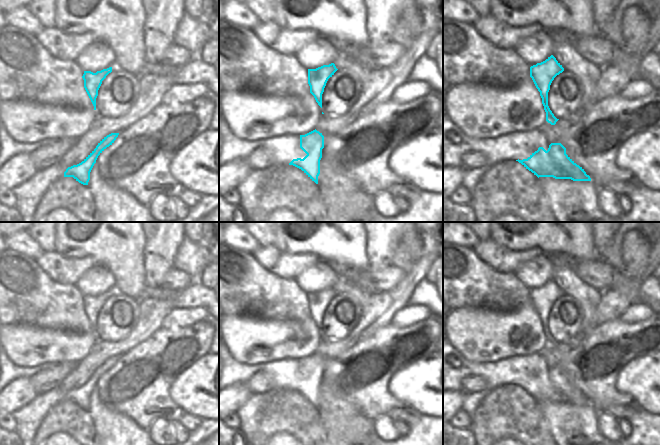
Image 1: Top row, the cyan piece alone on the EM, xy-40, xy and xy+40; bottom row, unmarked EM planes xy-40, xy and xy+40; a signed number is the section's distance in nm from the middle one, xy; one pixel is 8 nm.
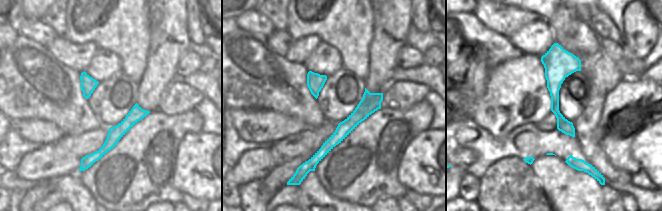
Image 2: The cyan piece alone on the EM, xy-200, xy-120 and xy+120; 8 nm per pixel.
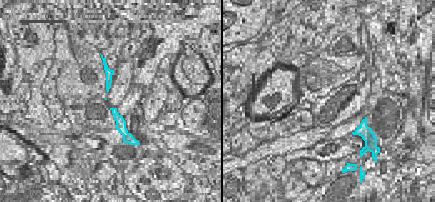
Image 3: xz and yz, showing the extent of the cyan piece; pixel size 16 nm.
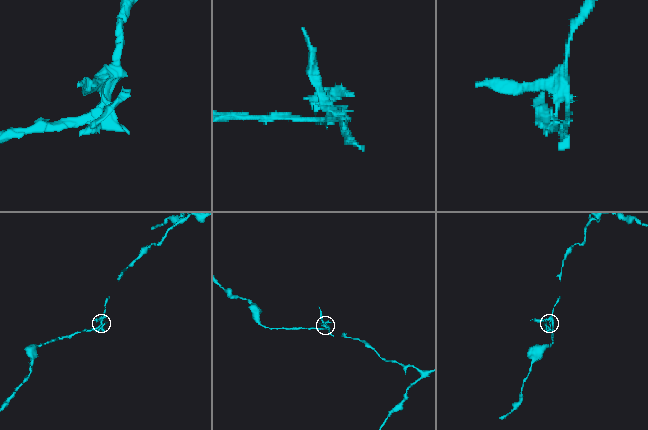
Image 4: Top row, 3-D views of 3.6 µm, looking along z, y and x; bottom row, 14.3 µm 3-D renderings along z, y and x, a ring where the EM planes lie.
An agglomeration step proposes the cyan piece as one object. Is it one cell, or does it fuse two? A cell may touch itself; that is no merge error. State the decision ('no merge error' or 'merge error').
merge error

